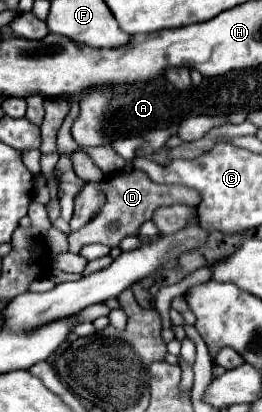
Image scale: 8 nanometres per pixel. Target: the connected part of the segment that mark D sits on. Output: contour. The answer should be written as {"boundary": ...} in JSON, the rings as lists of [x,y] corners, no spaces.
{"boundary":[[[133,169],[131,173],[105,177],[99,183],[99,187],[105,193],[105,203],[97,211],[97,215],[93,215],[93,219],[89,223],[85,223],[79,231],[69,235],[69,251],[71,253],[79,253],[81,247],[89,245],[89,243],[103,243],[107,247],[117,247],[123,237],[137,235],[139,227],[147,219],[153,217],[155,209],[177,205],[177,203],[185,203],[185,205],[197,207],[199,201],[201,201],[199,193],[195,189],[191,191],[185,185],[159,185],[159,183],[153,183],[147,177],[147,173],[141,171],[141,169]]]}

